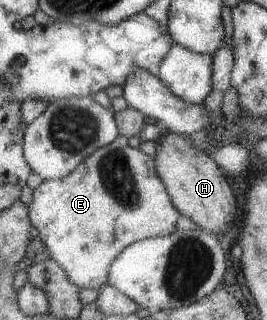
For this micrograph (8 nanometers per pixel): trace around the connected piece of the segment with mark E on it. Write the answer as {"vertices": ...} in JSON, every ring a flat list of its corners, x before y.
{"vertices":[[116,136,110,143,95,149,90,155,87,155,68,175,59,180,42,180,36,189,32,190,32,201,27,206,27,214,32,227,35,227,39,233,40,241,46,246,50,257,58,263,64,270,67,278,79,288,99,289,107,281,108,268,112,260,127,246,135,241,144,238,155,238,158,236,170,235,176,230,176,219,178,219,178,211,172,205,168,194,166,193,164,184,160,181,155,170,155,163,152,157,147,156,138,148,132,148,126,143,124,136]]}

